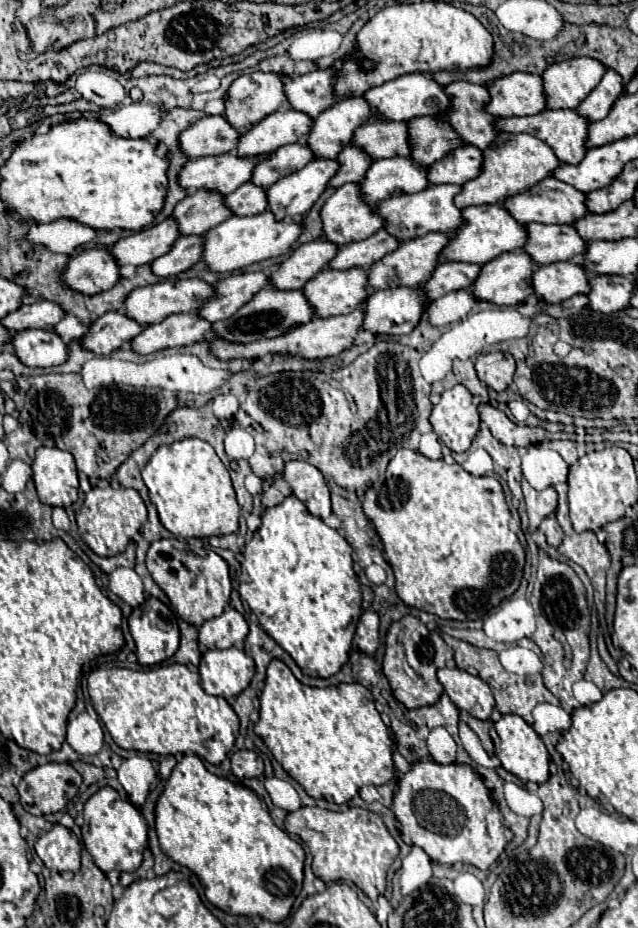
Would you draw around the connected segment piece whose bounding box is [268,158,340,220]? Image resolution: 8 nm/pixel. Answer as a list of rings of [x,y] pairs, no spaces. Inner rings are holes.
[[[328,158],[308,162],[302,170],[278,180],[268,188],[268,208],[278,220],[286,216],[304,216],[328,188],[328,182],[338,168],[338,162]]]

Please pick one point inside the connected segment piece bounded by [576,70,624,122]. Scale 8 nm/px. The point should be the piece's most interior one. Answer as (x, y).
(597, 105)

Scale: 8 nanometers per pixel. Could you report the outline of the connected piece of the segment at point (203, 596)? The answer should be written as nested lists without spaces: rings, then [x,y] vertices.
[[[178,538],[158,540],[148,550],[146,566],[154,582],[168,594],[178,614],[196,628],[200,628],[202,622],[222,614],[222,610],[228,606],[232,590],[230,570],[228,564],[210,548],[192,548],[186,544],[186,540]]]

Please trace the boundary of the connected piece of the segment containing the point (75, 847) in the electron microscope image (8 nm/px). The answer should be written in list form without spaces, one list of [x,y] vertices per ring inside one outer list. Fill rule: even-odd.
[[[54,824],[34,846],[42,862],[54,872],[78,872],[80,868],[80,840],[62,824]]]

